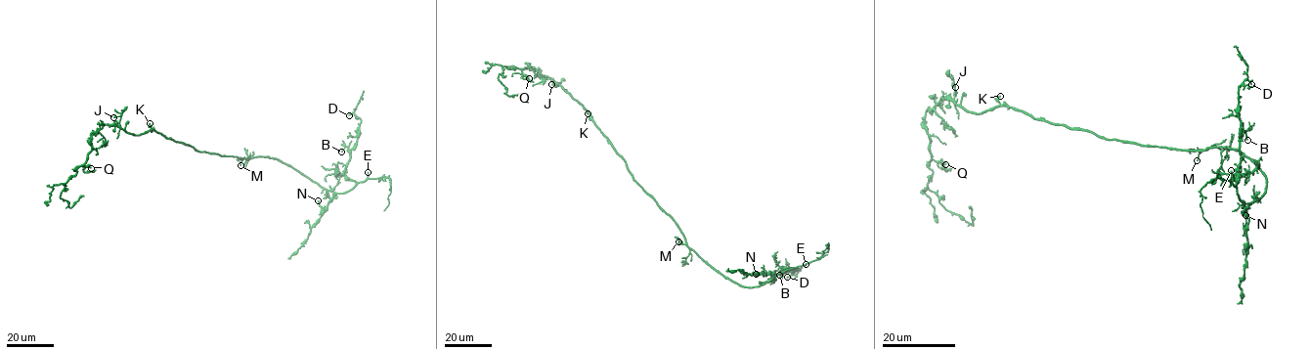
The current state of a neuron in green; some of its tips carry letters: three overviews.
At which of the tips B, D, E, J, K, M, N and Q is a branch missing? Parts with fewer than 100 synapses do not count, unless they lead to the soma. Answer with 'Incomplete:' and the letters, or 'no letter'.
Incomplete: E

